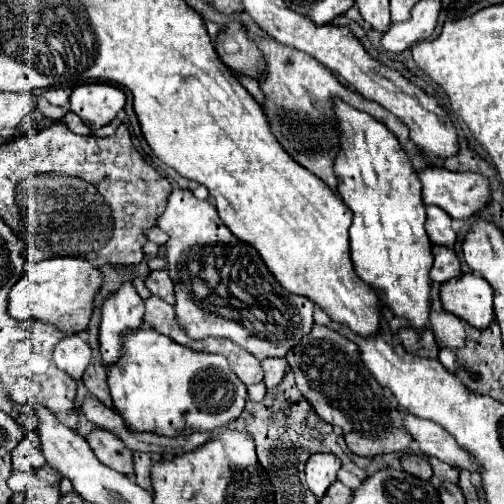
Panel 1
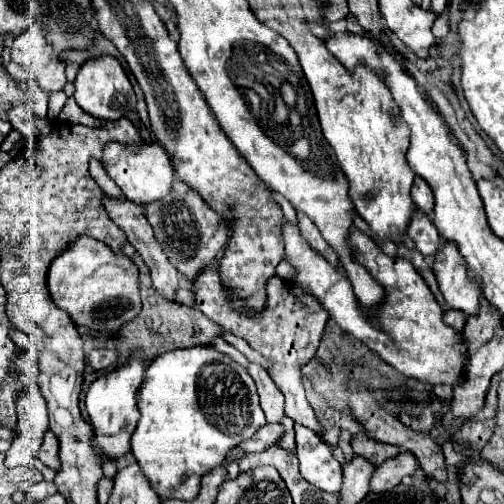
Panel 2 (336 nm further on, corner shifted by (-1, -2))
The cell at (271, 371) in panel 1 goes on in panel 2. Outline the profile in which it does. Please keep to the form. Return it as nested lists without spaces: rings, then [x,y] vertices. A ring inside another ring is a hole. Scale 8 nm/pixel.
[[[294,424],[294,432],[302,478],[324,492],[338,492],[342,486],[342,466],[334,460],[330,446],[306,426]]]

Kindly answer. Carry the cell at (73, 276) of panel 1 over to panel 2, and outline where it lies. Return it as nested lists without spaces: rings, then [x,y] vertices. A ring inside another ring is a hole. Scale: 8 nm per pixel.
[[[78,236],[52,260],[48,288],[56,306],[66,310],[78,328],[116,332],[142,310],[136,264],[124,254],[114,254],[106,244],[90,236]]]

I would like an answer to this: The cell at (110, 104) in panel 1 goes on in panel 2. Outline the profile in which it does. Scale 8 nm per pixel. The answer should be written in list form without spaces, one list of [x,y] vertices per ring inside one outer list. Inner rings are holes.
[[[100,56],[100,58],[84,62],[78,70],[74,86],[76,86],[74,98],[76,98],[78,106],[96,118],[116,120],[116,118],[130,114],[136,108],[136,94],[132,90],[132,84],[130,84],[122,64],[112,56]]]

